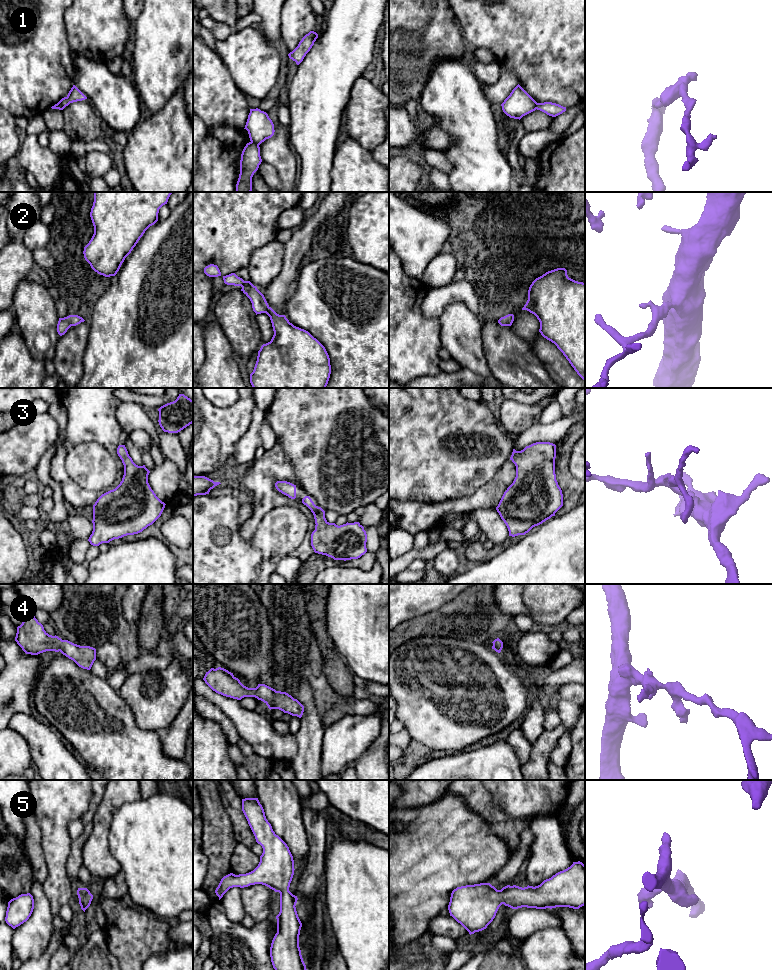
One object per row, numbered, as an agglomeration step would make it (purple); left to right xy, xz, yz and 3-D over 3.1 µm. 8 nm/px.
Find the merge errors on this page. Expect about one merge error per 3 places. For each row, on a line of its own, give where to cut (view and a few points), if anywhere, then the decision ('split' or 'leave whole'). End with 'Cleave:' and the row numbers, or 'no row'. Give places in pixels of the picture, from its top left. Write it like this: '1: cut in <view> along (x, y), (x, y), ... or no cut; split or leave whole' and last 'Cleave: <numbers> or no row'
1: cut in xz along (251, 141), (258, 145); split
2: no cut; leave whole
3: no cut; leave whole
4: no cut; leave whole
5: no cut; leave whole
Cleave: 1

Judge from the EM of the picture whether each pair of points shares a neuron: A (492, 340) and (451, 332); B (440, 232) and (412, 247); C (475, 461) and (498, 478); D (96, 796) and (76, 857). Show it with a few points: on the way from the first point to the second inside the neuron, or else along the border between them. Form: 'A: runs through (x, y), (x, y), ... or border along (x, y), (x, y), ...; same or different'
A: border along (481, 322), (483, 354), (488, 361); different
B: runs through (433, 232), (425, 232), (417, 240); same
C: border along (509, 459), (490, 479), (476, 489); different
D: runs through (91, 811), (87, 818), (87, 831), (79, 842); same

